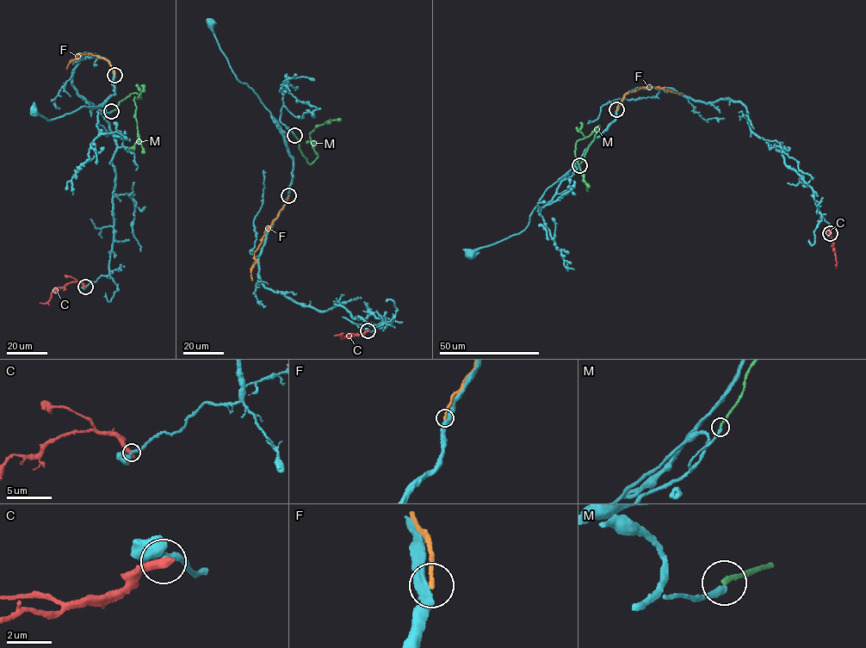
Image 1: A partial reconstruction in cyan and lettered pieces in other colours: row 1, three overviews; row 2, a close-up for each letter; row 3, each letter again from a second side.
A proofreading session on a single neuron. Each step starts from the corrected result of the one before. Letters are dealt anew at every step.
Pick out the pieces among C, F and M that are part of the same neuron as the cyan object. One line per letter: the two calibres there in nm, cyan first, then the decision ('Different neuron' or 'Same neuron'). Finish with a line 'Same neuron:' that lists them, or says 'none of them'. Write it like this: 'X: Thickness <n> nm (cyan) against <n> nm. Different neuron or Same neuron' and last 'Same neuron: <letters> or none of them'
C: Thickness 240 nm (cyan) against 460 nm. Different neuron
F: Thickness 360 nm (cyan) against 180 nm. Different neuron
M: Thickness 240 nm (cyan) against 160 nm. Different neuron
Same neuron: none of them

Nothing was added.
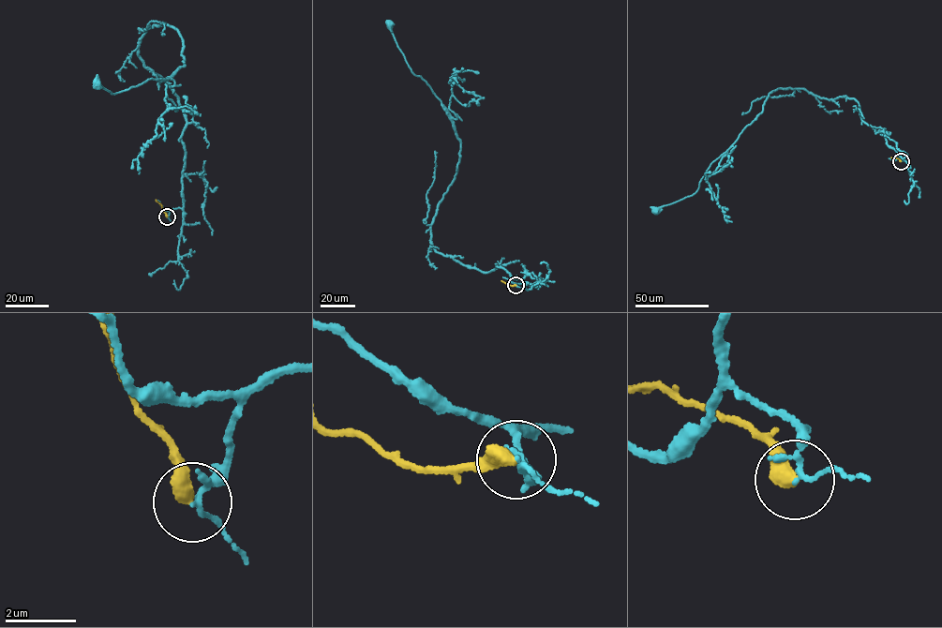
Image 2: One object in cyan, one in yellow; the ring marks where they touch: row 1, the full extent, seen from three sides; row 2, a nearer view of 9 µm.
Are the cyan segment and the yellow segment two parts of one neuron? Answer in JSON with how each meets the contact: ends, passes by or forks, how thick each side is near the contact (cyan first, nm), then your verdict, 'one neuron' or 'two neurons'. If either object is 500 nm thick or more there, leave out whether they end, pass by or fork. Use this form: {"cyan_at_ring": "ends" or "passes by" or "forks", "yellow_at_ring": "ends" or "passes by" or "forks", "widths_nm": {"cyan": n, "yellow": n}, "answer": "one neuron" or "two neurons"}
{"cyan_at_ring": "forks", "yellow_at_ring": "ends", "widths_nm": {"cyan": 90, "yellow": 440}, "answer": "two neurons"}

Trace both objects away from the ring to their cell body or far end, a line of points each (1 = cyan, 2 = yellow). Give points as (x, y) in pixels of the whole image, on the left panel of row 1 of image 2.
1: (167, 216), (186, 116), (138, 49), (149, 26), (177, 30), (172, 75), (96, 83)
2: (167, 216), (156, 200)

